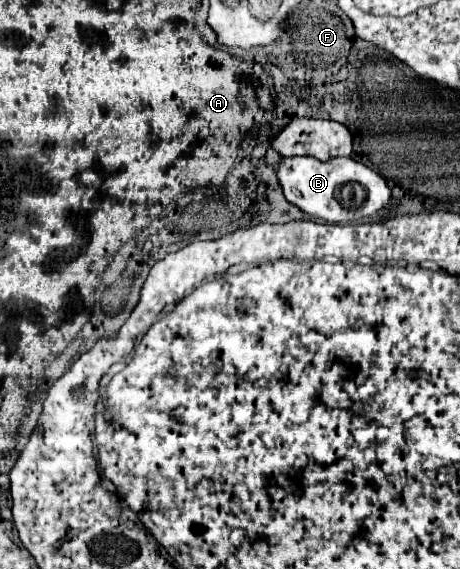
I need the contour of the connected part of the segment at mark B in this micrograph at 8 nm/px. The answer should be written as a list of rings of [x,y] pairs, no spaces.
[[[283,157],[275,167],[275,173],[289,203],[327,223],[359,221],[361,217],[377,213],[391,201],[391,189],[387,187],[385,179],[371,171],[367,165],[349,157],[329,161],[319,161],[311,157]]]

